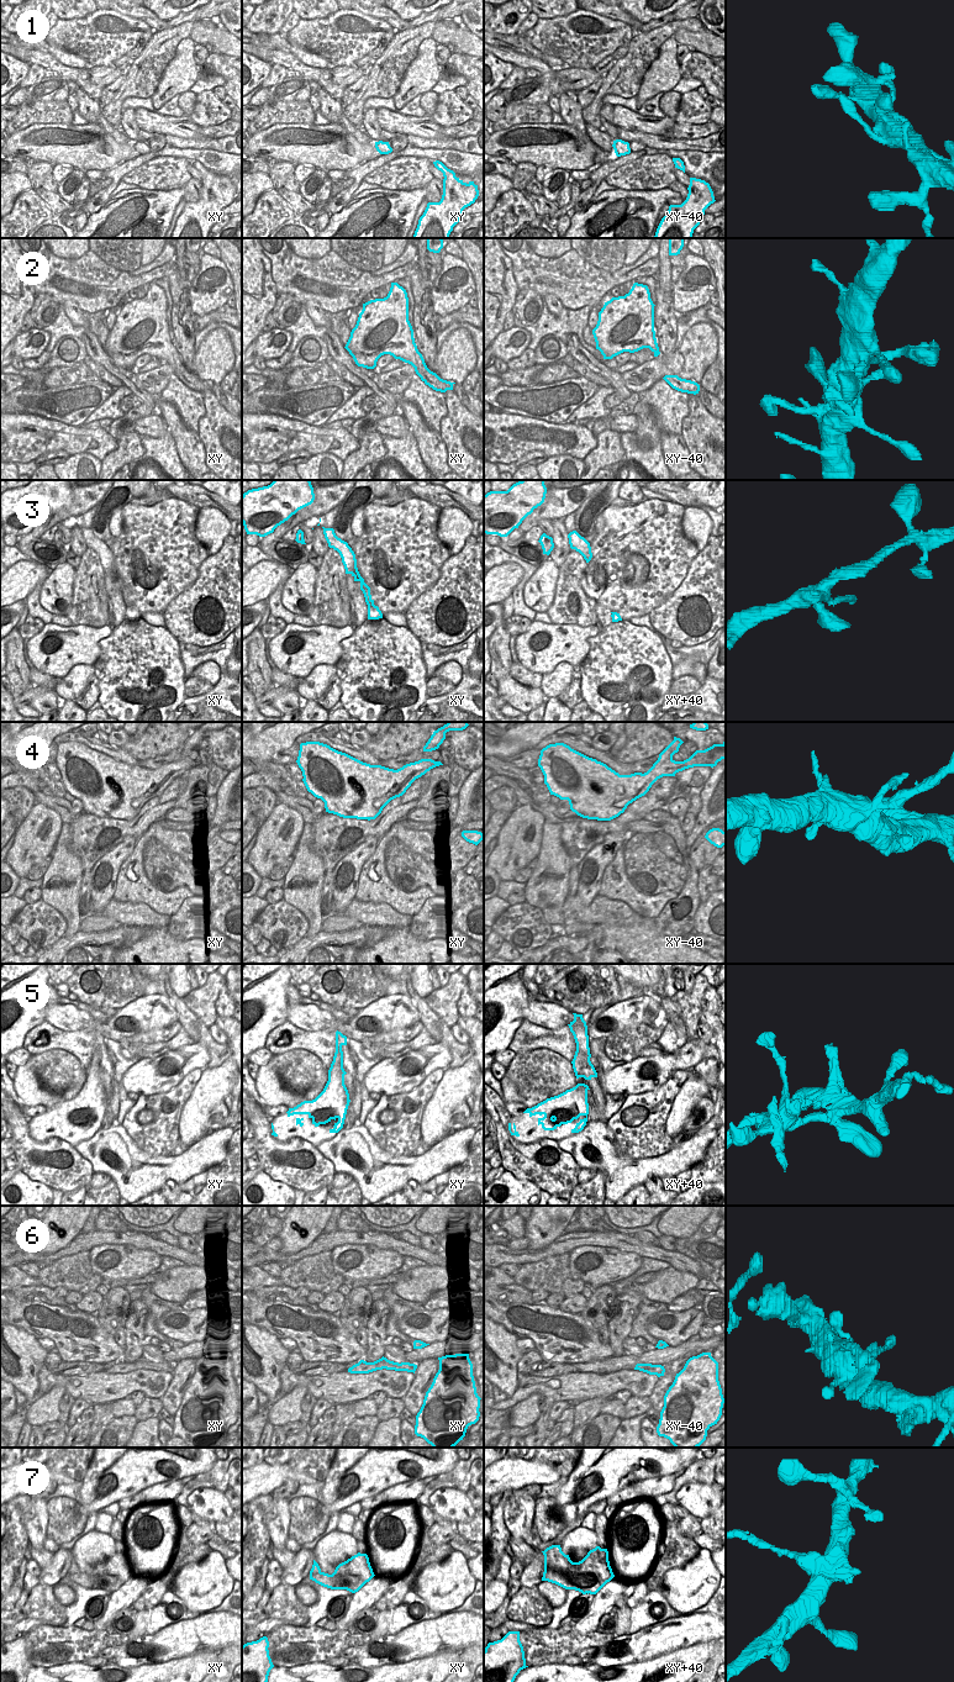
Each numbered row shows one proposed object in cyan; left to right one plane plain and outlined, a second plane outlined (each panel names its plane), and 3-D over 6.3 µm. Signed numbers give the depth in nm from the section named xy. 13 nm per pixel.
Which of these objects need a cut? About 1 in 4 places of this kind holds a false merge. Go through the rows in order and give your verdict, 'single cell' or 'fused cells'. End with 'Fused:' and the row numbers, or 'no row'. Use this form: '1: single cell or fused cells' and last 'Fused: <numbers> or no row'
1: single cell
2: single cell
3: single cell
4: single cell
5: single cell
6: single cell
7: fused cells
Fused: 7

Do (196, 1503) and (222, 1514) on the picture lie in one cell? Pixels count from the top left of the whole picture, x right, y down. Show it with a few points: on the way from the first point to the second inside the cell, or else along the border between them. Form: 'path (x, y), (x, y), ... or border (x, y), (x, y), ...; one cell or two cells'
path (203, 1503), (209, 1503), (216, 1508); one cell

